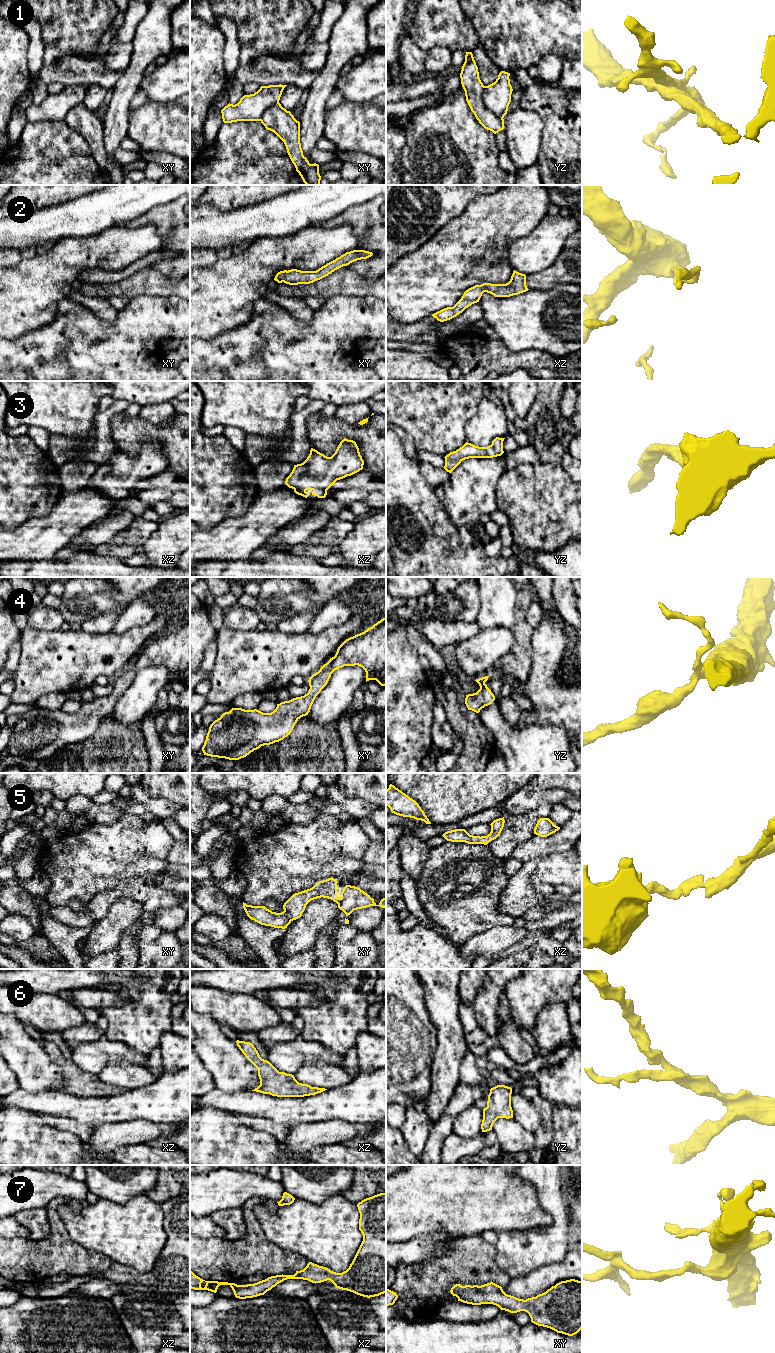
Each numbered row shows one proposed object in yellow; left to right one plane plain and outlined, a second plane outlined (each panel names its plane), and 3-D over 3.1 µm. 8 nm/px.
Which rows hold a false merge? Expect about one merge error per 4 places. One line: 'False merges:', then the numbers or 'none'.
False merges: 1

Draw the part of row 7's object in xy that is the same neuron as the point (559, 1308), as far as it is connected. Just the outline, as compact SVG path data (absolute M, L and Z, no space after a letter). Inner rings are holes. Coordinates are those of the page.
M561 1281L546 1292L526 1300L506 1294L490 1282L478 1285L454 1285L451 1294L472 1305L493 1304L510 1313L525 1311L531 1322L568 1336L582 1329L582 1281Z

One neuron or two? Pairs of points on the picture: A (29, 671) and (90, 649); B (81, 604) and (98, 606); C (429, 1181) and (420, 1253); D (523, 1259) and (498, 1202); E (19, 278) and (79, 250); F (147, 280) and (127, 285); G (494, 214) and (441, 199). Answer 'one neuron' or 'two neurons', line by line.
A: one neuron
B: one neuron
C: two neurons
D: two neurons
E: one neuron
F: one neuron
G: two neurons

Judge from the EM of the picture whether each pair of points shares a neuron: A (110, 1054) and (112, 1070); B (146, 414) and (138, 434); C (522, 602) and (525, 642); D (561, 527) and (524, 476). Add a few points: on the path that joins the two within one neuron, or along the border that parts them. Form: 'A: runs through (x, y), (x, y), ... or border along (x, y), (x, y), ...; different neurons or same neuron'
A: border along (134, 1064), (111, 1062), (97, 1074); different neurons
B: border along (137, 416), (152, 423), (161, 424); different neurons
C: runs through (521, 612), (523, 632); same neuron
D: runs through (548, 514), (544, 505), (528, 489); same neuron

